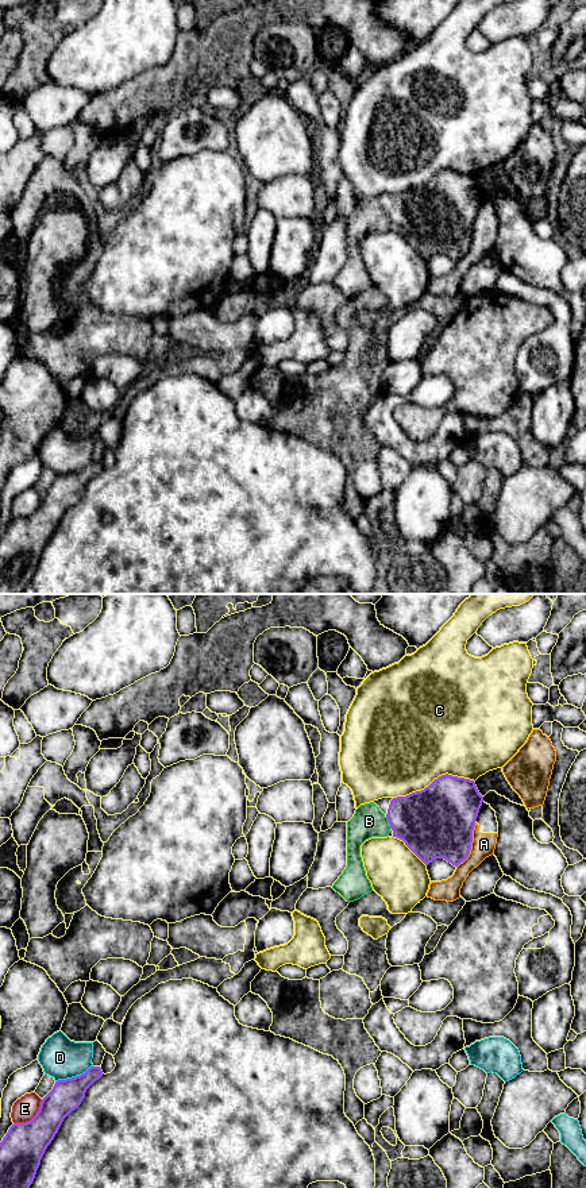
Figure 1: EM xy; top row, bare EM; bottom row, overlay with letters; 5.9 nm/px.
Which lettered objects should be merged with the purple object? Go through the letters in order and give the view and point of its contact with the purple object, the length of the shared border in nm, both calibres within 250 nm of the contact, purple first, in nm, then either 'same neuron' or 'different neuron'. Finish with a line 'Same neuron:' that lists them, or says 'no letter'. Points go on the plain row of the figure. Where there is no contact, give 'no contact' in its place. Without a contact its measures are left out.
A: xy (470, 240) | 300 nm | 420/140 nm | different neuron
B: xy (389, 218) | 80 nm | 400/190 nm | same neuron
C: xy (435, 174) | 500 nm | 420/500 nm | different neuron
D: xy (73, 473) | 240 nm | 190/240 nm | different neuron
E: xy (33, 513) | 220 nm | 260/140 nm | different neuron
Same neuron: B

